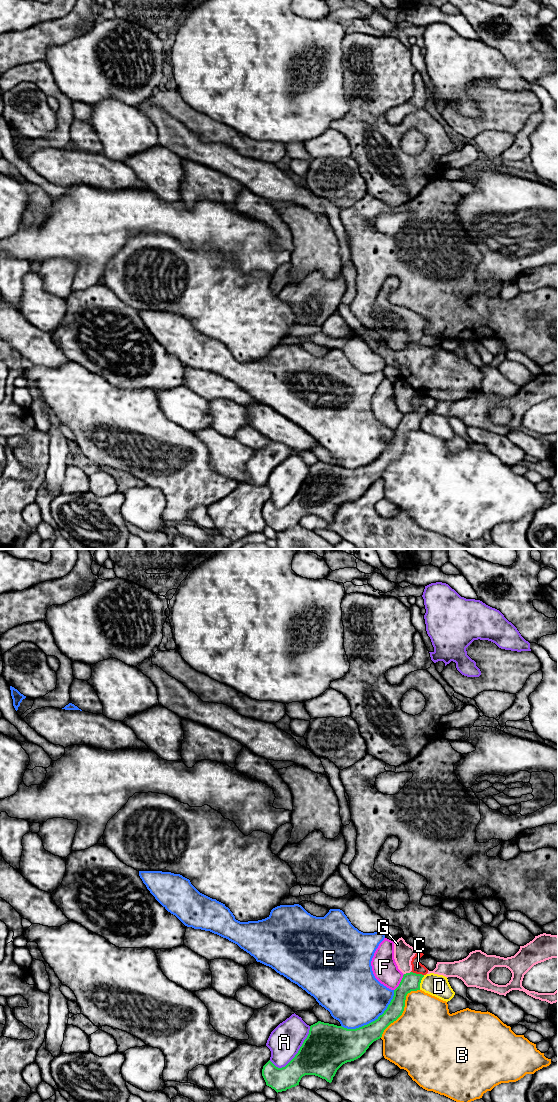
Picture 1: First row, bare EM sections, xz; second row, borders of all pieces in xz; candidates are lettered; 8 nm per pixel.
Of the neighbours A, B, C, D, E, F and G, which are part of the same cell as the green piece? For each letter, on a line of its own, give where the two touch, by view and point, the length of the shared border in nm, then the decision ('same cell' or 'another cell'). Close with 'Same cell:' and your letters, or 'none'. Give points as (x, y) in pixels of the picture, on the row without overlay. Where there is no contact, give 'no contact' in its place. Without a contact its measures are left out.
A: xz (296, 494) | 440 nm | another cell
B: xz (403, 450) | 500 nm | another cell
C: xz (417, 414) | 110 nm | same cell
D: xz (420, 422) | 130 nm | another cell
E: xz (373, 461) | 500 nm | another cell
F: xz (400, 422) | 160 nm | another cell
G: xz (407, 413) | 60 nm | another cell
Same cell: C

